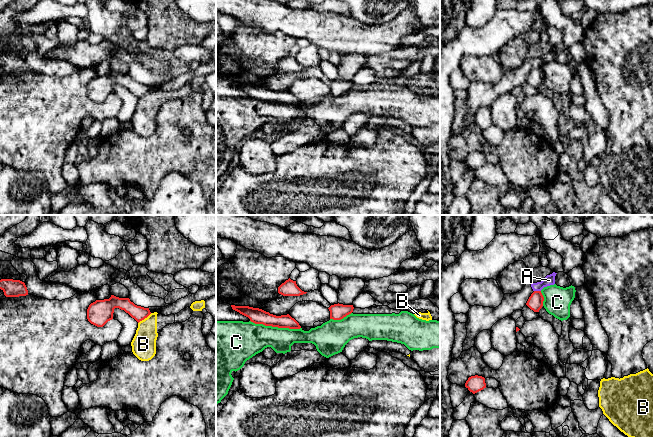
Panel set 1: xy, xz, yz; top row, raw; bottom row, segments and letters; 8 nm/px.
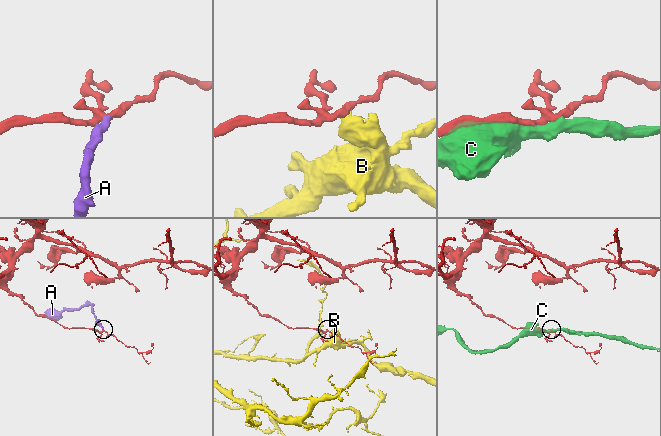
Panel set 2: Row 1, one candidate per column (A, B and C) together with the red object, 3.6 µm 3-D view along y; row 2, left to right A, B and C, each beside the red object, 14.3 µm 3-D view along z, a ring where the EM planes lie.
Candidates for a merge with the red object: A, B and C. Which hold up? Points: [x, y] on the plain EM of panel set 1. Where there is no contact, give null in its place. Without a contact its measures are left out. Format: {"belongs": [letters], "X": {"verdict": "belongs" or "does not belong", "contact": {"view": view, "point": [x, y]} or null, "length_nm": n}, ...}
{"belongs": [], "A": {"verdict": "does not belong", "contact": {"view": "yz", "point": [537, 67]}, "length_nm": 60}, "B": {"verdict": "does not belong", "contact": {"view": "xy", "point": [144, 94]}, "length_nm": 140}, "C": {"verdict": "does not belong", "contact": {"view": "xz", "point": [275, 102]}, "length_nm": 420}}

